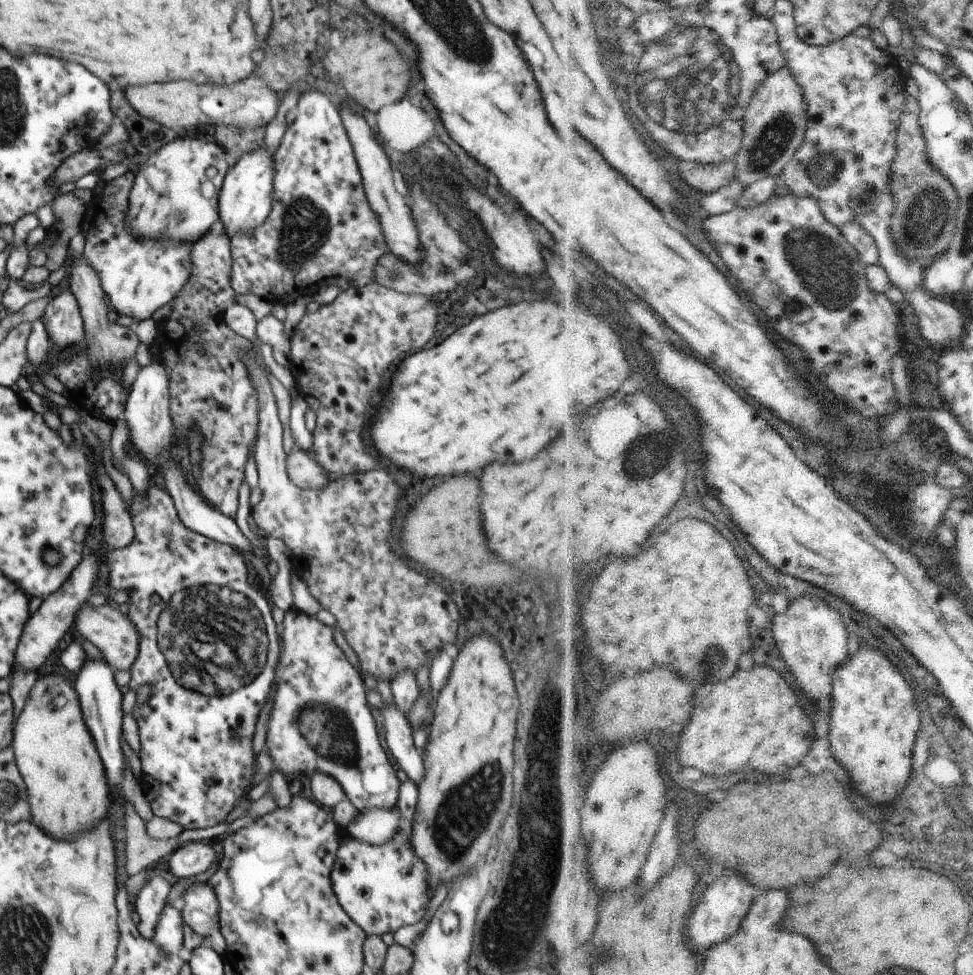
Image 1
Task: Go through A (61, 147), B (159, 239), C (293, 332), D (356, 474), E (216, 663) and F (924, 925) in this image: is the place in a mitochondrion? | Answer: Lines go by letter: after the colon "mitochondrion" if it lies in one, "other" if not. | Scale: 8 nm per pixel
A: other
B: other
C: other
D: other
E: mitochondrion
F: other

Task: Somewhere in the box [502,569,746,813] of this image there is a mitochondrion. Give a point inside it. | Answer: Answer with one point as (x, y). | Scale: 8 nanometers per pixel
(714, 660)

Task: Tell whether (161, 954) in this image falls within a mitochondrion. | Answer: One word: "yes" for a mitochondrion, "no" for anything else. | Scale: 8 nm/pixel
yes

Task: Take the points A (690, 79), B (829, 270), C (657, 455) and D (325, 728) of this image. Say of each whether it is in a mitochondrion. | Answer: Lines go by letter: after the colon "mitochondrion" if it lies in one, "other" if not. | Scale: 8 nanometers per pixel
A: mitochondrion
B: mitochondrion
C: mitochondrion
D: mitochondrion

